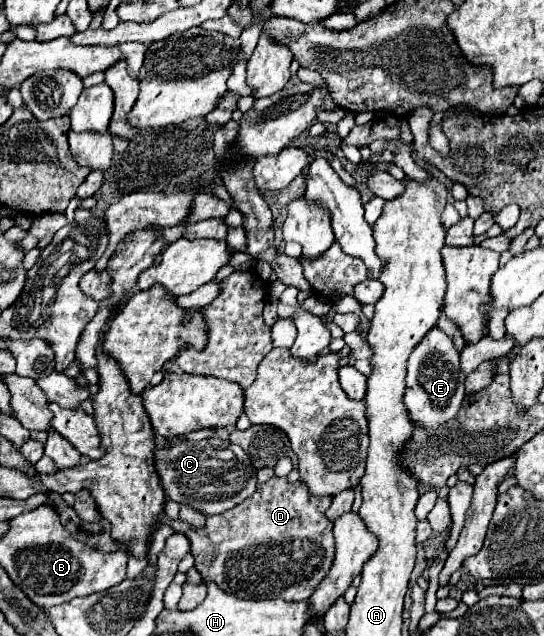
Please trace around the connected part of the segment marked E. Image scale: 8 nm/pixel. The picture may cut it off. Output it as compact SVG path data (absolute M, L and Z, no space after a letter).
M433 328L417 346L417 350L413 350L413 354L409 356L405 408L413 424L427 432L433 432L441 424L453 420L465 398L463 380L465 374L461 374L459 370L459 352L455 350L451 338L439 328Z

